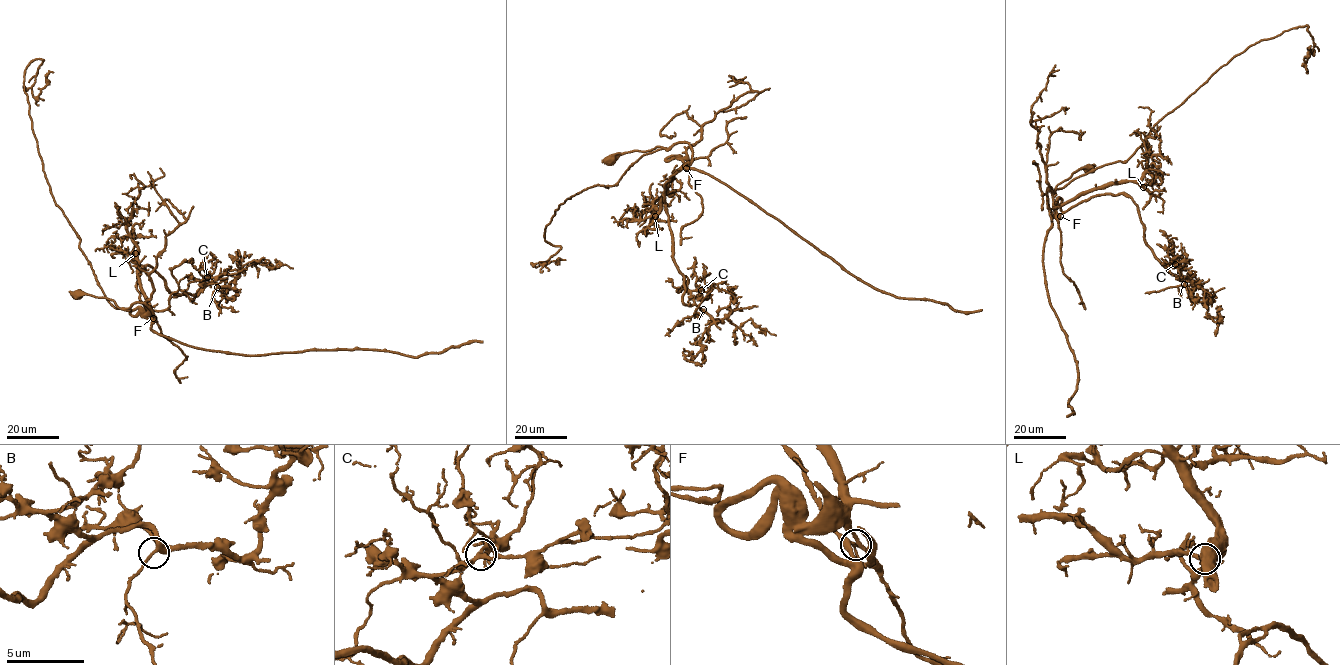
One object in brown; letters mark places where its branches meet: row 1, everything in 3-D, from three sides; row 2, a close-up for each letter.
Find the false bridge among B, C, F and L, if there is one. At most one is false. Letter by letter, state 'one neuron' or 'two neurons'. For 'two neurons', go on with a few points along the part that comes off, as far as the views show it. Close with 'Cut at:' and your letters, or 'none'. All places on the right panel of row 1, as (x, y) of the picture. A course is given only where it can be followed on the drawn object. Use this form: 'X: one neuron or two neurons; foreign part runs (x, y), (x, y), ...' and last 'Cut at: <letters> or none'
B: one neuron
C: one neuron
F: two neurons; foreign part runs (1059, 216), (1054, 207), (1043, 270), (1048, 299), (1076, 363), (1076, 388), (1067, 406), (1073, 412), (1066, 415)
L: one neuron
Cut at: F

